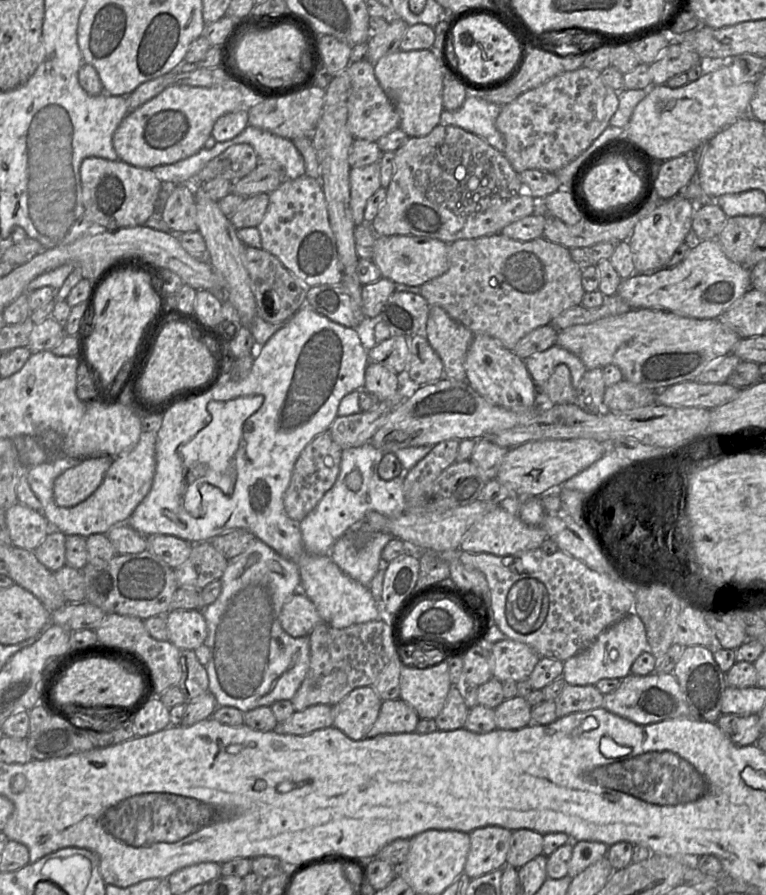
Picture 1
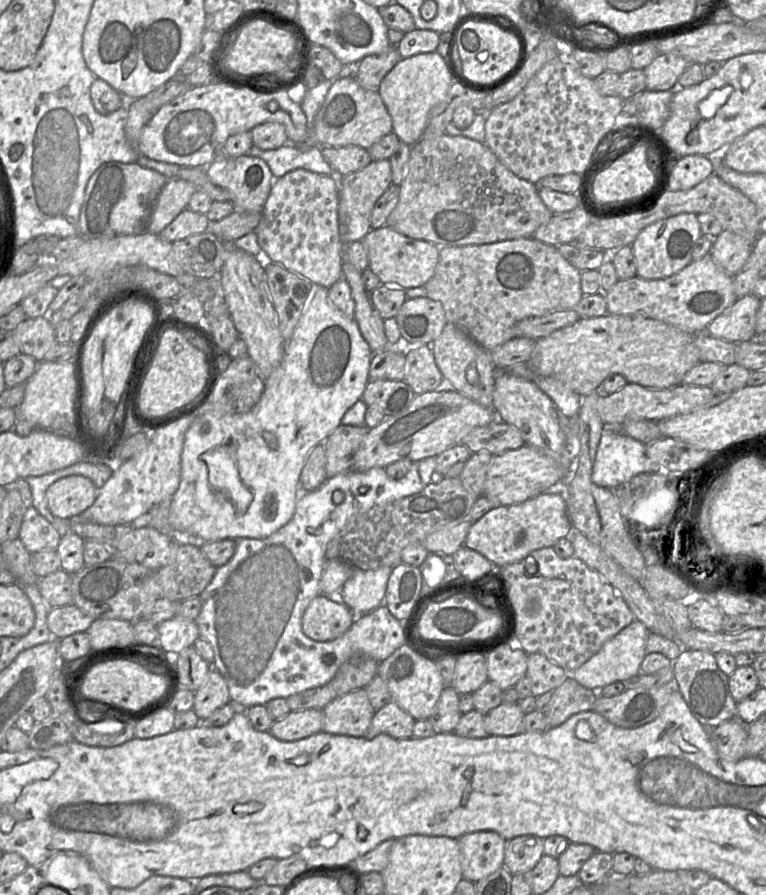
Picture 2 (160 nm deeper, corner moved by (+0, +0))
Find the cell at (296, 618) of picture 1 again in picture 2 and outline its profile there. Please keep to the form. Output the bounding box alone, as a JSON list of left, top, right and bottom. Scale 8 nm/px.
[302,594,356,641]

